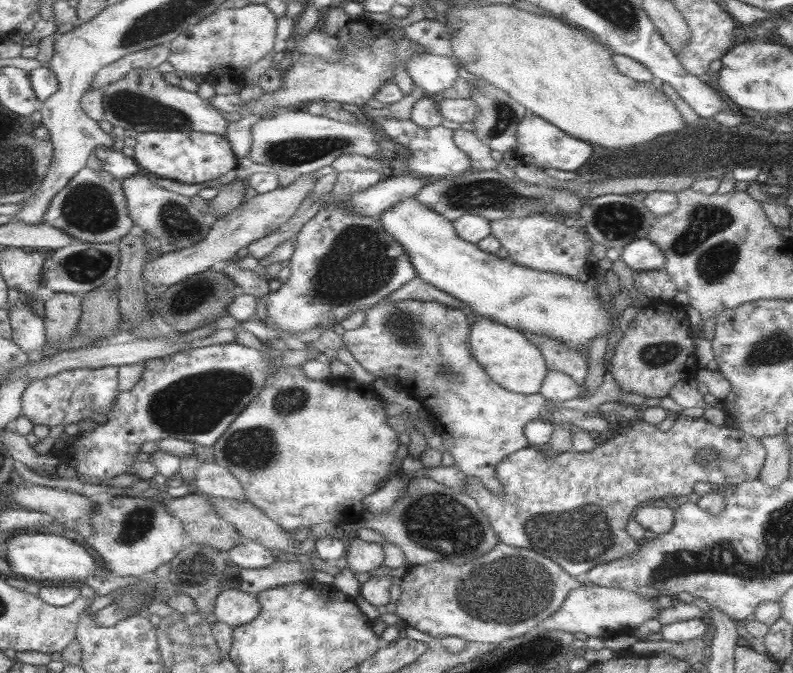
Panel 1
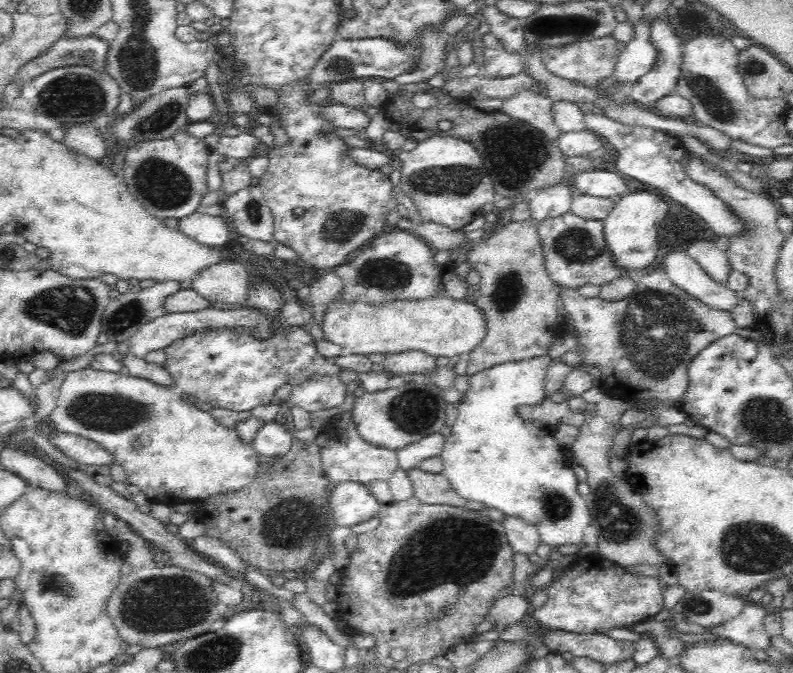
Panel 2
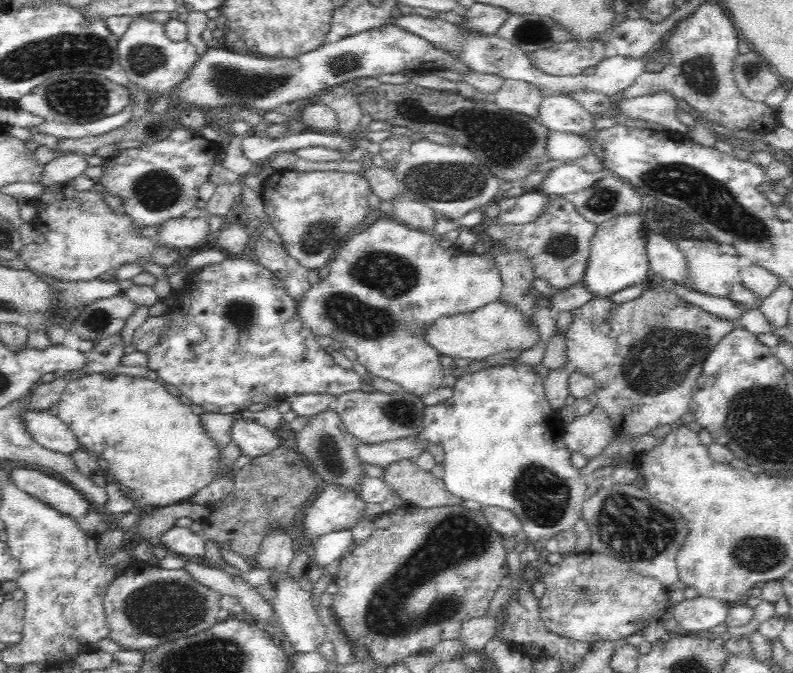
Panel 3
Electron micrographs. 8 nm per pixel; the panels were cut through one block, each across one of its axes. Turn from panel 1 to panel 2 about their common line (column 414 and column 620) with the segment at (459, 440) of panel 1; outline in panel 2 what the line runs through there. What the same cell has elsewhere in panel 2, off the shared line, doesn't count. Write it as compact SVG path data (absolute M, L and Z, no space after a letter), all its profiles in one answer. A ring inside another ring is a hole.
M650 270L638 276L638 284L628 298L606 302L584 298L580 290L562 288L566 316L572 318L572 332L578 340L582 364L600 370L600 390L624 402L662 400L680 404L688 388L688 364L704 348L724 336L736 334L730 312L714 310L698 298L674 286L664 270Z

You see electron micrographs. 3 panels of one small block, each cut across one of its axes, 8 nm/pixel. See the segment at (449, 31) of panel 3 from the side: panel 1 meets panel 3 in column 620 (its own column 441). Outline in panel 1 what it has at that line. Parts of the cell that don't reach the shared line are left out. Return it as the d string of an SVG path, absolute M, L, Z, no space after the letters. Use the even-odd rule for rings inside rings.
M413 54L405 66L405 72L411 76L413 86L421 88L425 96L435 100L459 78L457 68L449 58L439 58L433 54Z

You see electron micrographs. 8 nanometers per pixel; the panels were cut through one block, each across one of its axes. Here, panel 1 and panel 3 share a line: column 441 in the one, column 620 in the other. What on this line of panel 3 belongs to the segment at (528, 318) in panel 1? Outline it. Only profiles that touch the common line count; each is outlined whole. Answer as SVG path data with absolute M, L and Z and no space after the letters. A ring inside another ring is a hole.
M638 212L606 220L598 226L596 236L592 238L590 258L582 276L582 284L592 294L592 298L610 300L610 296L616 296L616 292L624 292L630 286L646 282L646 274L650 270L650 258L646 252L644 224L650 224L650 220L646 214Z

